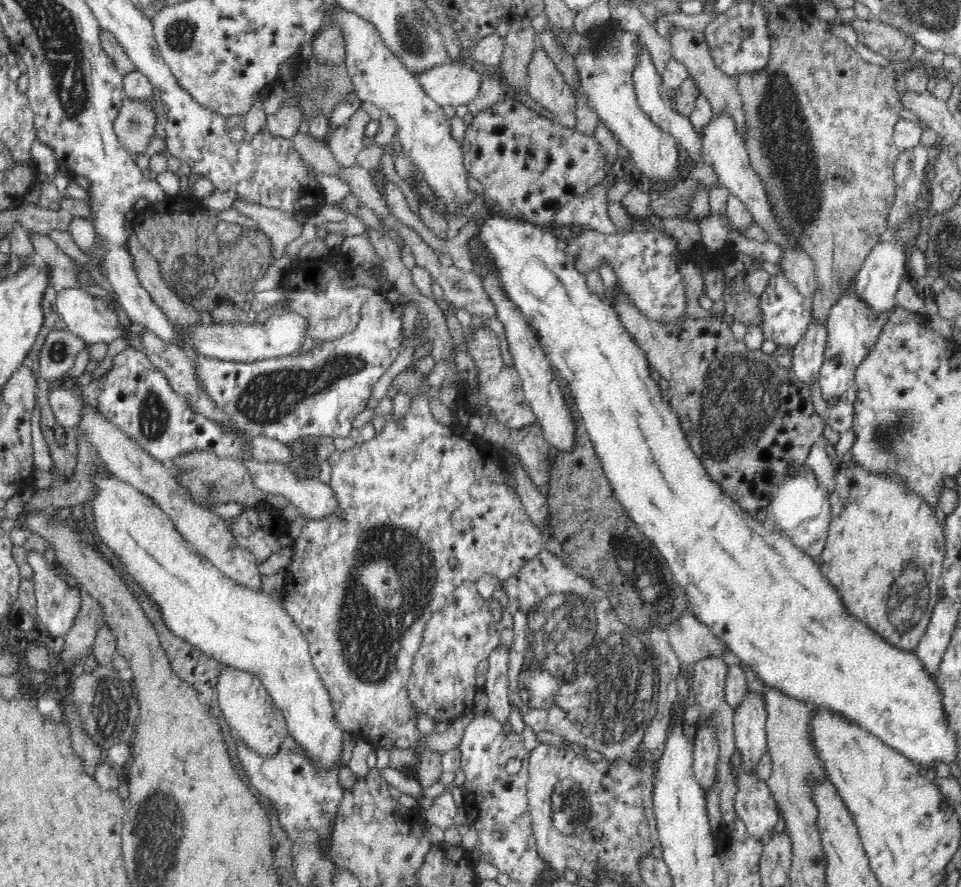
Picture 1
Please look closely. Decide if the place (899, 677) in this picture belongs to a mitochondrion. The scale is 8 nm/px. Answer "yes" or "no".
no

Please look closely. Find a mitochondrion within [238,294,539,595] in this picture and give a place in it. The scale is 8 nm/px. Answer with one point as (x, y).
(308, 453)

